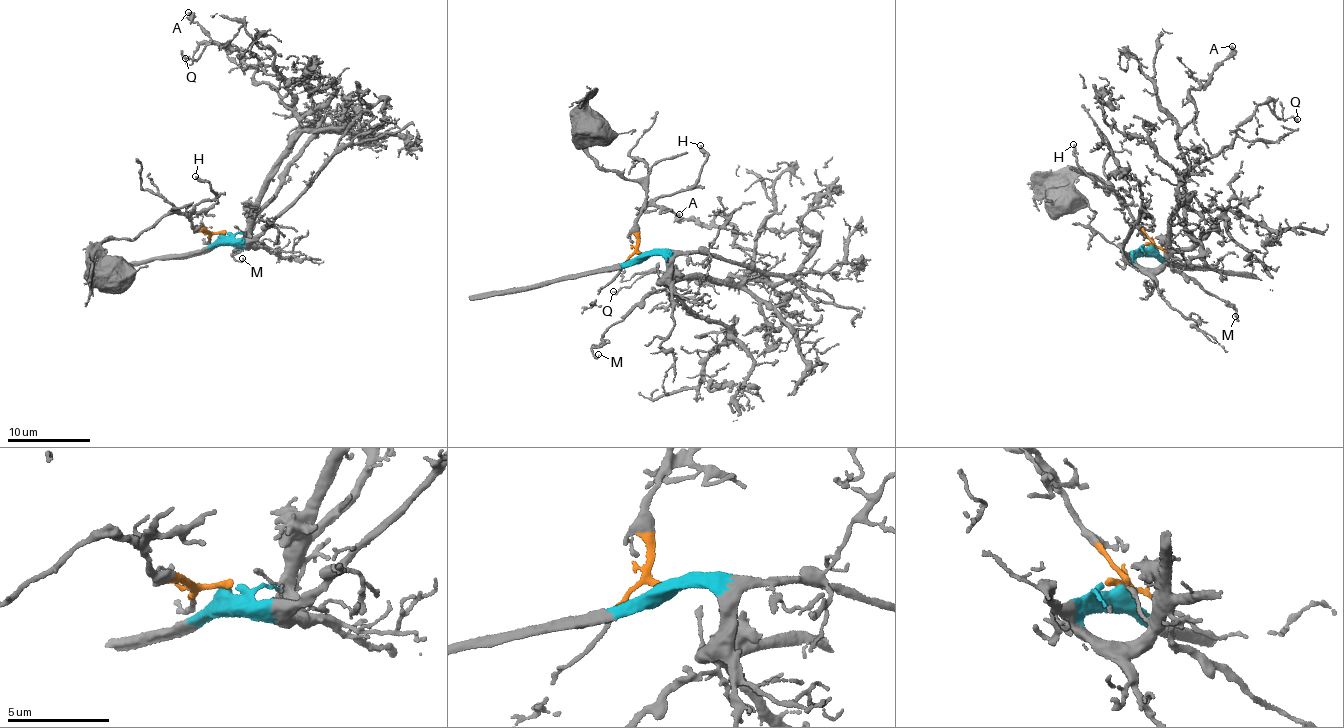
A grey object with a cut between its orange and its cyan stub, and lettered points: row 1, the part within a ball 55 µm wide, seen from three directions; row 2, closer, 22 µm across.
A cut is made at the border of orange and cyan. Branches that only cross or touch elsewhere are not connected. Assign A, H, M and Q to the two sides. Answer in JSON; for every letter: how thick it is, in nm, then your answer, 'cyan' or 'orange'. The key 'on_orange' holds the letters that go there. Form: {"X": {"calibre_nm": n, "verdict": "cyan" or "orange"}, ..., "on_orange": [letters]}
{"A": {"calibre_nm": 420, "verdict": "cyan"}, "H": {"calibre_nm": 240, "verdict": "orange"}, "M": {"calibre_nm": 140, "verdict": "cyan"}, "Q": {"calibre_nm": 170, "verdict": "cyan"}, "on_orange": ["H"]}

